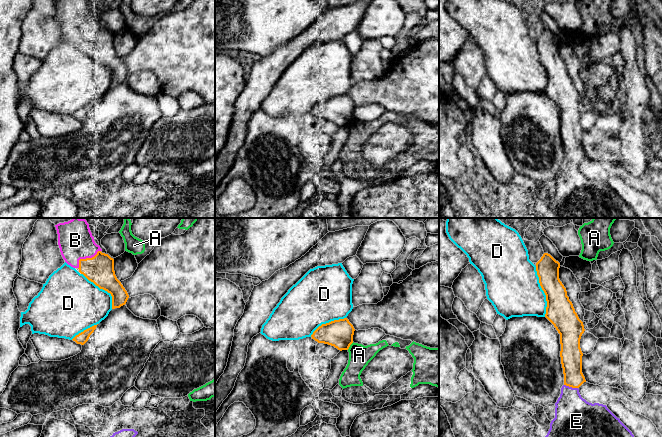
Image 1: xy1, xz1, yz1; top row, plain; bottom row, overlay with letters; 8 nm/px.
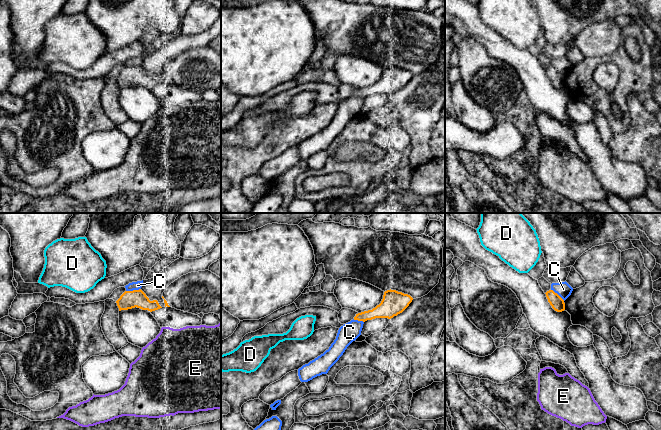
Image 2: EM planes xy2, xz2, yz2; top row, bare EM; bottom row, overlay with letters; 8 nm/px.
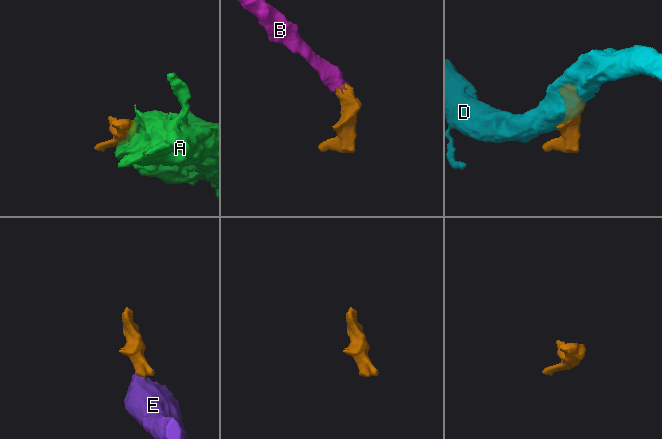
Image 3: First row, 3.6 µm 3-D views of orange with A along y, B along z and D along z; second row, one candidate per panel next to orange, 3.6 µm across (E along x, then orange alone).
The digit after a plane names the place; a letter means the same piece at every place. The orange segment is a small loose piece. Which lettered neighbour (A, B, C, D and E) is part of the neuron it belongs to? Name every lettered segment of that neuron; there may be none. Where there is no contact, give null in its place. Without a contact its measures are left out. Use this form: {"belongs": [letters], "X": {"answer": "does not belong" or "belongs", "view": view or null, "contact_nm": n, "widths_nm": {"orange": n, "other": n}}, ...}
{"belongs": ["B", "E"], "A": {"answer": "does not belong", "view": "xz1", "contact_nm": 80, "widths_nm": {"orange": 220, "other": 180}}, "B": {"answer": "belongs", "view": "xy1", "contact_nm": 240, "widths_nm": {"orange": 220, "other": 280}}, "C": {"answer": "does not belong", "view": "xy2", "contact_nm": 120, "widths_nm": {"orange": 140, "other": 70}}, "D": {"answer": "does not belong", "view": "yz1", "contact_nm": 420, "widths_nm": {"orange": 220, "other": 420}}, "E": {"answer": "belongs", "view": "yz1", "contact_nm": 120, "widths_nm": {"orange": 180, "other": 320}}}

